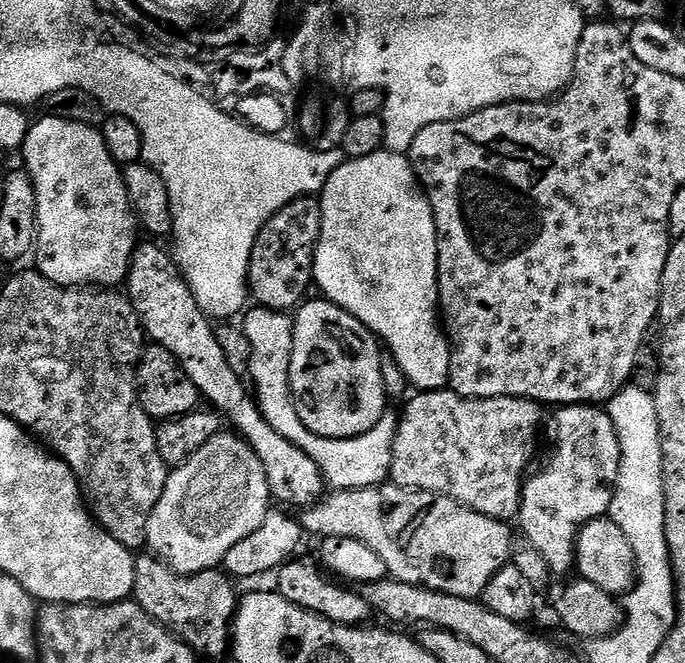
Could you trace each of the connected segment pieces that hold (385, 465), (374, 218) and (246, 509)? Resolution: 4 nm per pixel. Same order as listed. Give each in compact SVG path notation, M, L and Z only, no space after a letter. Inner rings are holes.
M252 306L243 313L242 327L250 342L250 366L248 376L254 389L256 405L264 420L270 422L286 442L298 446L318 466L321 477L329 489L373 488L376 484L385 483L392 471L392 451L396 437L397 413L385 411L383 418L366 434L355 436L349 440L322 438L314 434L298 418L298 410L292 401L290 386L290 362L294 350L294 320L289 313L275 312L269 308Z
M381 150L374 154L366 154L366 158L357 160L345 159L344 164L340 164L325 179L322 184L322 191L319 193L320 209L322 210L322 230L320 231L320 241L316 247L316 271L314 273L314 284L321 288L323 299L332 301L342 310L346 310L358 322L362 322L371 330L372 335L379 338L386 345L387 351L398 362L400 371L406 374L409 385L413 389L421 392L438 392L445 387L450 370L451 347L448 337L442 327L442 317L440 314L440 291L438 290L438 238L436 237L436 223L432 207L428 201L428 196L420 186L420 180L412 168L412 161L407 155L399 152Z
M221 430L217 436L210 438L210 442L206 442L206 446L202 446L202 450L198 450L198 454L169 471L162 498L158 498L158 506L154 506L148 519L147 547L181 576L219 569L235 544L262 526L272 503L266 470L262 470L258 454L243 436L232 430Z

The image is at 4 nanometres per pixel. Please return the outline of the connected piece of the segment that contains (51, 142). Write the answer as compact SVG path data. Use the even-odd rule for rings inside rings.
M41 115L33 123L23 147L23 167L34 182L38 198L36 223L35 267L42 275L66 288L83 289L85 286L103 286L112 290L128 279L128 267L138 245L138 219L128 201L124 173L110 150L106 150L104 133L78 122Z

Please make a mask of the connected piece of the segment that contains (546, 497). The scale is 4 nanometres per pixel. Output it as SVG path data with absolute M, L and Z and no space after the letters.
M569 404L567 406L560 406L555 409L556 417L552 420L552 429L547 429L546 436L552 439L552 457L548 460L548 465L545 466L541 472L533 471L531 475L525 479L524 489L520 495L520 515L518 523L523 535L534 546L538 546L538 554L542 554L542 558L546 558L546 566L549 573L567 577L568 571L573 571L576 568L576 539L581 530L584 529L592 520L598 520L608 515L608 507L612 501L612 491L616 488L616 479L618 478L618 470L620 469L620 447L618 446L618 434L614 430L614 422L610 422L607 411L600 406L589 406L587 404Z

